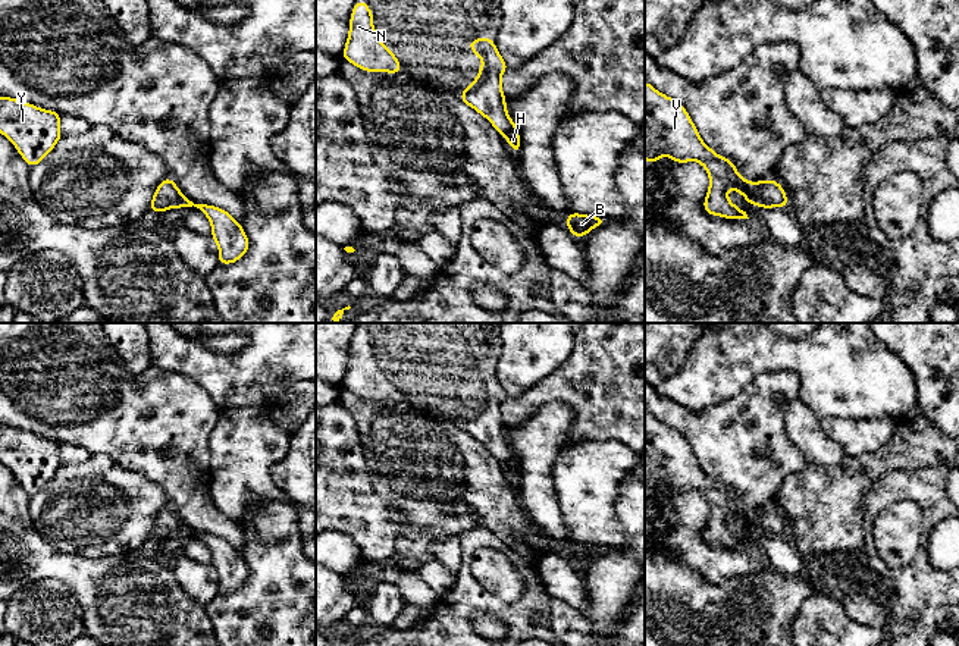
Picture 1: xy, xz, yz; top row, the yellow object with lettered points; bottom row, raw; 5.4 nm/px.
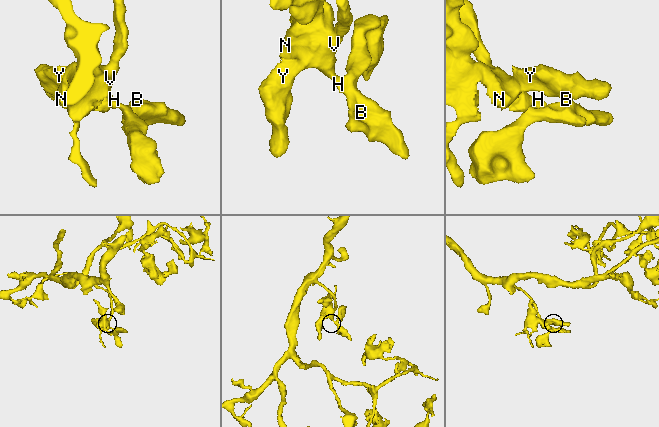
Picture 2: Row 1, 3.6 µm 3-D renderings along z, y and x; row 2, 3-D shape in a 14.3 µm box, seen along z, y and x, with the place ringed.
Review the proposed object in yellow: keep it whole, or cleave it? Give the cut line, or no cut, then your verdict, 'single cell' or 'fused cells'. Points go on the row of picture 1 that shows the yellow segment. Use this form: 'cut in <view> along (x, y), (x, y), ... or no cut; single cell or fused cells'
no cut; single cell

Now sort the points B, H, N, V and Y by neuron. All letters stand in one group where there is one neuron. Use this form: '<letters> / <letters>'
B H N V Y

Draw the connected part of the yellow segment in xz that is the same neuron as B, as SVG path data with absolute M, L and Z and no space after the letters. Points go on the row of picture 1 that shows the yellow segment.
M568 213L565 226L574 236L582 238L587 232L590 232L593 228L604 225L604 223L607 223L607 219L604 217Z

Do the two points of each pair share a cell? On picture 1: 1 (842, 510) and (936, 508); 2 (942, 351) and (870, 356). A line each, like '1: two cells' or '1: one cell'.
1: two cells
2: two cells

